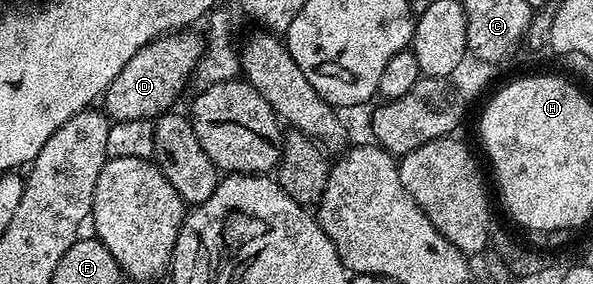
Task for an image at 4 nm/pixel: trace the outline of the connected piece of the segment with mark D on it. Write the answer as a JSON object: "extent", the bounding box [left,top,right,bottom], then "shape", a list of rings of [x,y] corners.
{"extent":[102,28,206,122],"shape":[[[181,28],[162,34],[126,60],[126,68],[114,76],[102,95],[102,109],[112,122],[143,118],[152,120],[173,109],[172,101],[183,92],[187,82],[193,81],[206,49],[205,39],[192,32],[191,29]]]}

